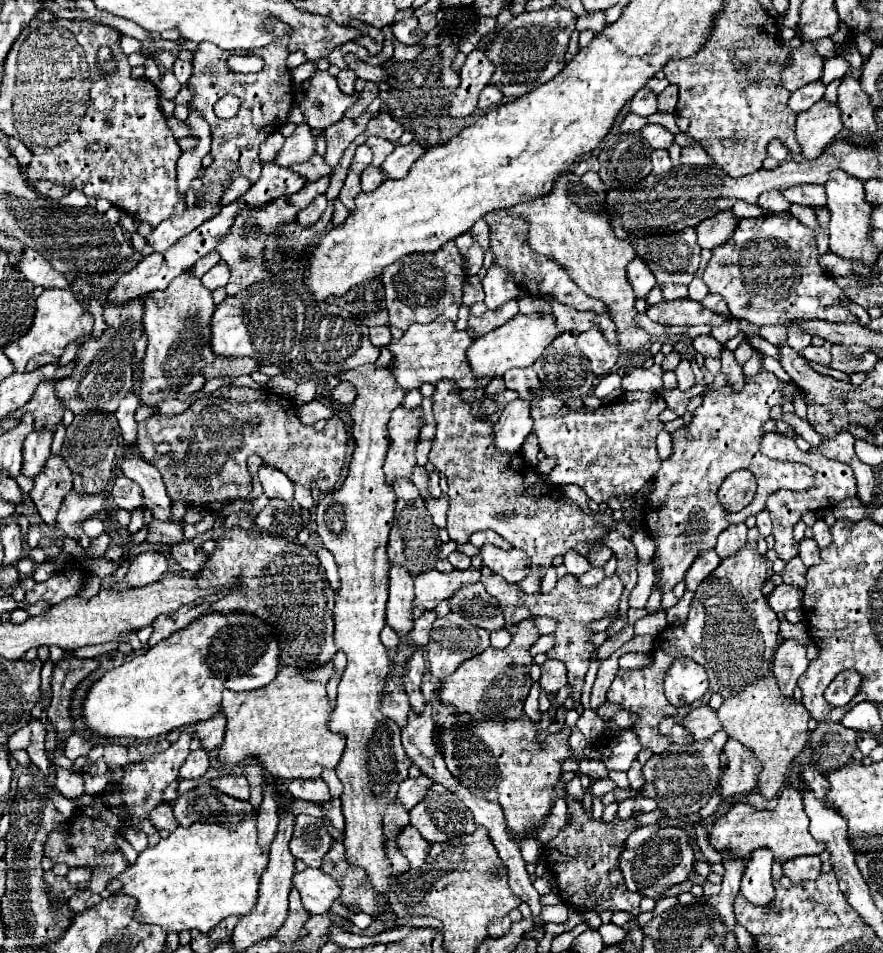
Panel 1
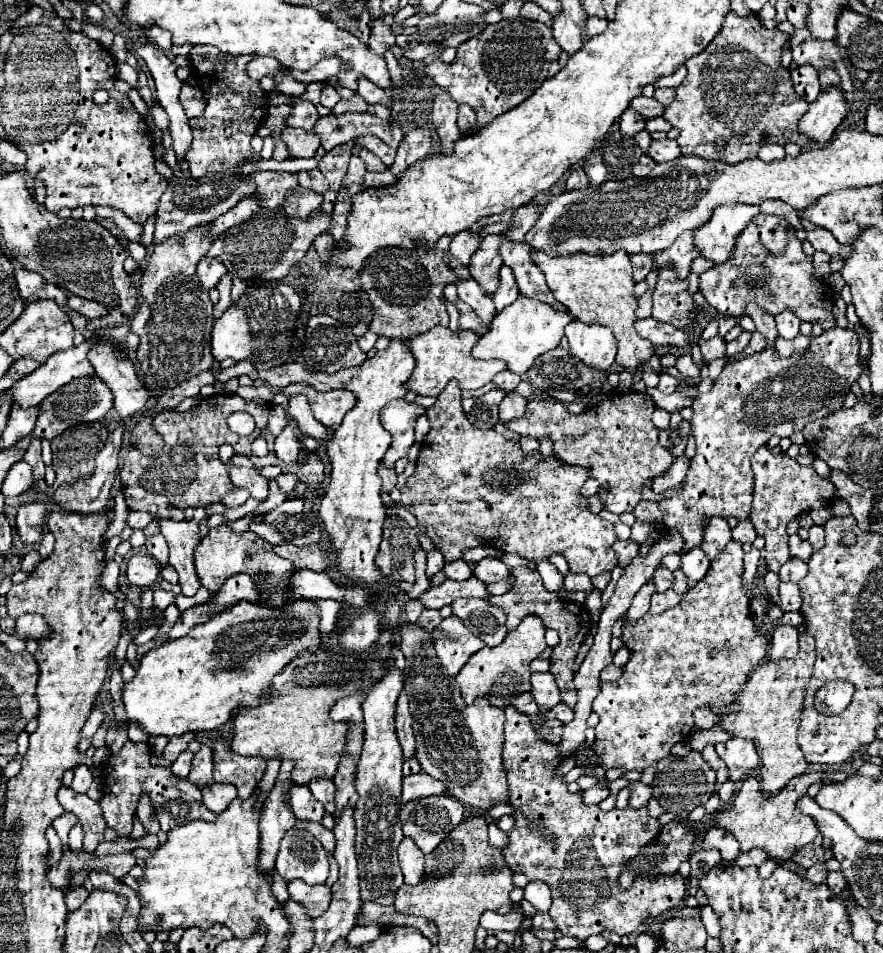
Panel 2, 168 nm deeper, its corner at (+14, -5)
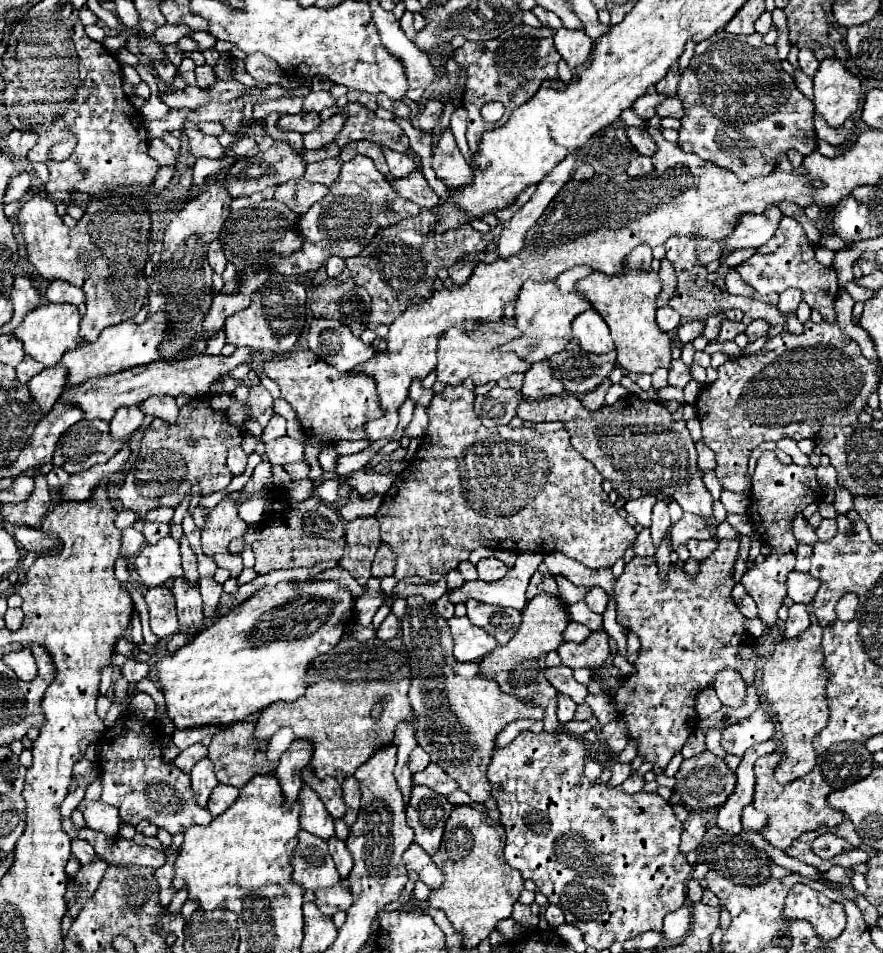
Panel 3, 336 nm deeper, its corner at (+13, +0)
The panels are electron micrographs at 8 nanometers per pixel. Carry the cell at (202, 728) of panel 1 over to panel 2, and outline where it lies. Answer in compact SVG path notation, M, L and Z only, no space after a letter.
M202 745L202 749L194 755L188 781L194 783L198 789L212 783L212 749L208 745Z

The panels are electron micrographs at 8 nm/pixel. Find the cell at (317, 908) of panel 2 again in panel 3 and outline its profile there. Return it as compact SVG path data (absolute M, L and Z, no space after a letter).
M339 884L331 888L317 888L315 890L315 904L326 916L332 917L336 912L346 912L351 906L353 898L351 892Z

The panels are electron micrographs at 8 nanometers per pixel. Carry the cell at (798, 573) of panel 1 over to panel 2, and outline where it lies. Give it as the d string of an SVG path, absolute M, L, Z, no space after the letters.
M792 557L788 563L782 565L778 575L780 575L780 581L796 581L798 583L800 579L806 577L806 571L808 571L806 561L802 561L798 557Z

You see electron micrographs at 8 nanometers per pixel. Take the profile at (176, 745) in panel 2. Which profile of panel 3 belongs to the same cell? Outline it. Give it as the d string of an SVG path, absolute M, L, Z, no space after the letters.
M197 726L197 728L191 728L191 730L175 730L173 736L171 736L171 740L173 740L173 744L175 744L179 750L185 750L185 748L189 748L191 744L201 742L201 738L205 738L207 734L215 734L215 732L219 732L219 730L221 730L221 728L217 728L217 726Z

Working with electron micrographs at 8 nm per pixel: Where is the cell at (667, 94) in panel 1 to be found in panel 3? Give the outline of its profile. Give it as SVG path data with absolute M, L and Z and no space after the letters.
M671 66L671 70L667 72L667 76L655 86L659 94L667 94L667 96L675 96L677 94L677 84L679 84L679 72L675 66Z

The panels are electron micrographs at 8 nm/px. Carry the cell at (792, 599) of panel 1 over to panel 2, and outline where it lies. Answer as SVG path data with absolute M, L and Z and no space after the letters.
M780 583L780 607L782 611L800 611L802 607L802 591L798 583Z

